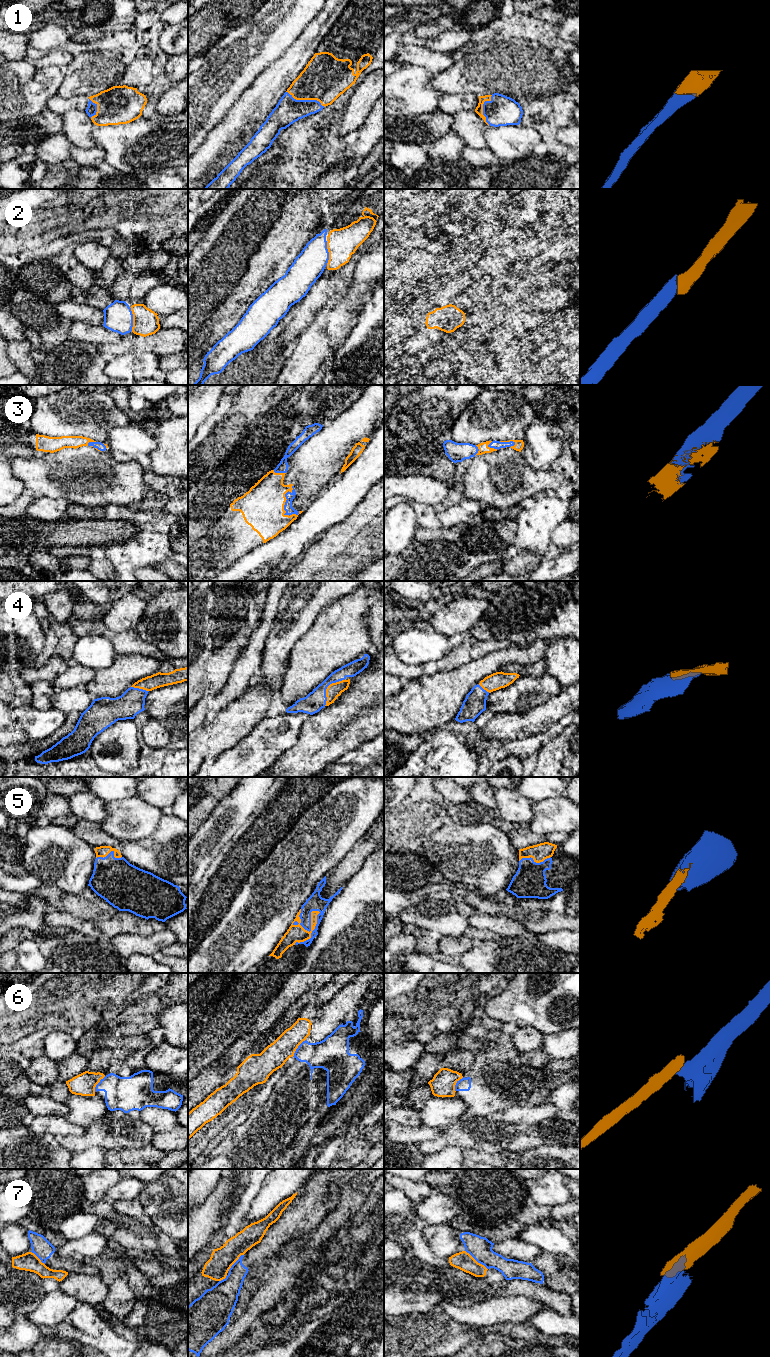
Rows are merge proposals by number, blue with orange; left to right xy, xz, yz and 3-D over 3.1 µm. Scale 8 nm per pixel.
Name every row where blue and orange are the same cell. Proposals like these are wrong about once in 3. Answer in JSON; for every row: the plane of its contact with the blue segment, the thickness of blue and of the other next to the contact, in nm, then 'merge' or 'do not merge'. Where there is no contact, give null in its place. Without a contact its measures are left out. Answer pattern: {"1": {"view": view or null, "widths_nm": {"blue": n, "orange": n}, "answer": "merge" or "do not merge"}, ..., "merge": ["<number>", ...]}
{"1": {"view": "xz", "widths_nm": {"blue": 200, "orange": 360}, "answer": "merge"}, "2": {"view": "xz", "widths_nm": {"blue": 240, "orange": 240}, "answer": "merge"}, "3": {"view": "xz", "widths_nm": {"blue": 70, "orange": 340}, "answer": "merge"}, "4": {"view": "xz", "widths_nm": {"blue": 160, "orange": 120}, "answer": "merge"}, "5": {"view": "xz", "widths_nm": {"blue": 140, "orange": 140}, "answer": "merge"}, "6": {"view": "xz", "widths_nm": {"blue": 240, "orange": 200}, "answer": "do not merge"}, "7": {"view": "yz", "widths_nm": {"blue": 190, "orange": 150}, "answer": "do not merge"}, "merge": ["1", "2", "3", "4", "5"]}

